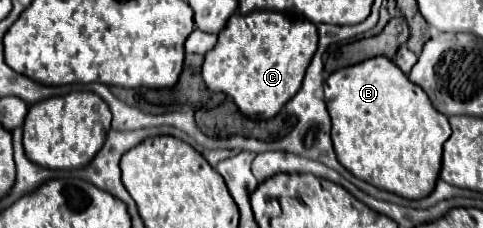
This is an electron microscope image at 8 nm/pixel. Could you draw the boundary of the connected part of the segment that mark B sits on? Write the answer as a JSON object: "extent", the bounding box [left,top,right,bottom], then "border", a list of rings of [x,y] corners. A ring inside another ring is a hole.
{"extent":[323,57,451,199],"border":[[[383,57],[367,59],[367,63],[357,63],[355,67],[343,67],[331,73],[325,79],[323,87],[327,111],[333,121],[331,137],[337,159],[343,163],[343,167],[357,179],[363,179],[405,199],[419,199],[429,195],[439,179],[443,143],[449,139],[451,127],[447,123],[447,117],[431,105],[425,91],[419,85],[411,83],[391,59]]]}

